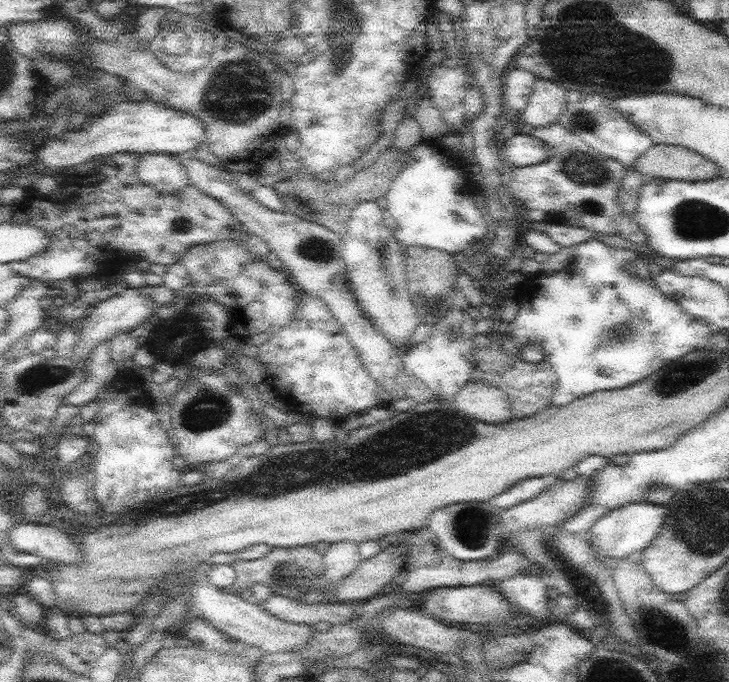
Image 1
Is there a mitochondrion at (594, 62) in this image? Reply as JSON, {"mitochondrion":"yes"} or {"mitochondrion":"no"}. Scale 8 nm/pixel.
{"mitochondrion":"no"}

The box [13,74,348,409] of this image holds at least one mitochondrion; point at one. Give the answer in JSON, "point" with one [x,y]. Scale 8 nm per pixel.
{"point":[45,376]}

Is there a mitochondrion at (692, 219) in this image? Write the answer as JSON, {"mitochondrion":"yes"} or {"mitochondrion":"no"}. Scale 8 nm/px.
{"mitochondrion":"yes"}

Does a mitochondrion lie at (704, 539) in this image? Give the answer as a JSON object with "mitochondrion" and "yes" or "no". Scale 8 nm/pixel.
{"mitochondrion":"yes"}

